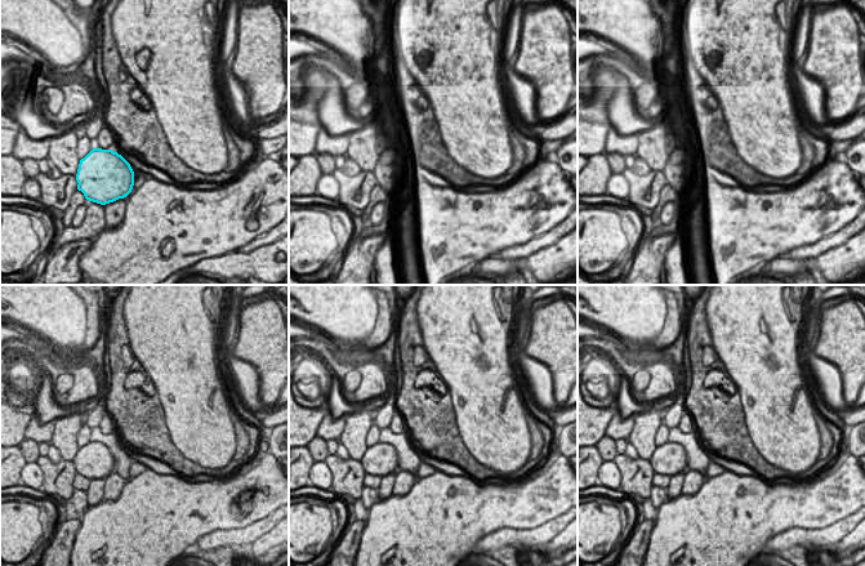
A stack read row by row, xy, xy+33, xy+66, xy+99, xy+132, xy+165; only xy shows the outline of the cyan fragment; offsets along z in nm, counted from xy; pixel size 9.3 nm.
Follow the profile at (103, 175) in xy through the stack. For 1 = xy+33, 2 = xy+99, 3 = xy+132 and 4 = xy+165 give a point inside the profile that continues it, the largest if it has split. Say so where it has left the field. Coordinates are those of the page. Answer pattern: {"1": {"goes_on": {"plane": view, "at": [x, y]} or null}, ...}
{"1": {"goes_on": {"plane": "xy+33", "at": [370, 179]}}, "2": {"goes_on": {"plane": "xy+99", "at": [94, 460]}}, "3": {"goes_on": {"plane": "xy+132", "at": [382, 459]}}, "4": {"goes_on": {"plane": "xy+165", "at": [669, 459]}}}

